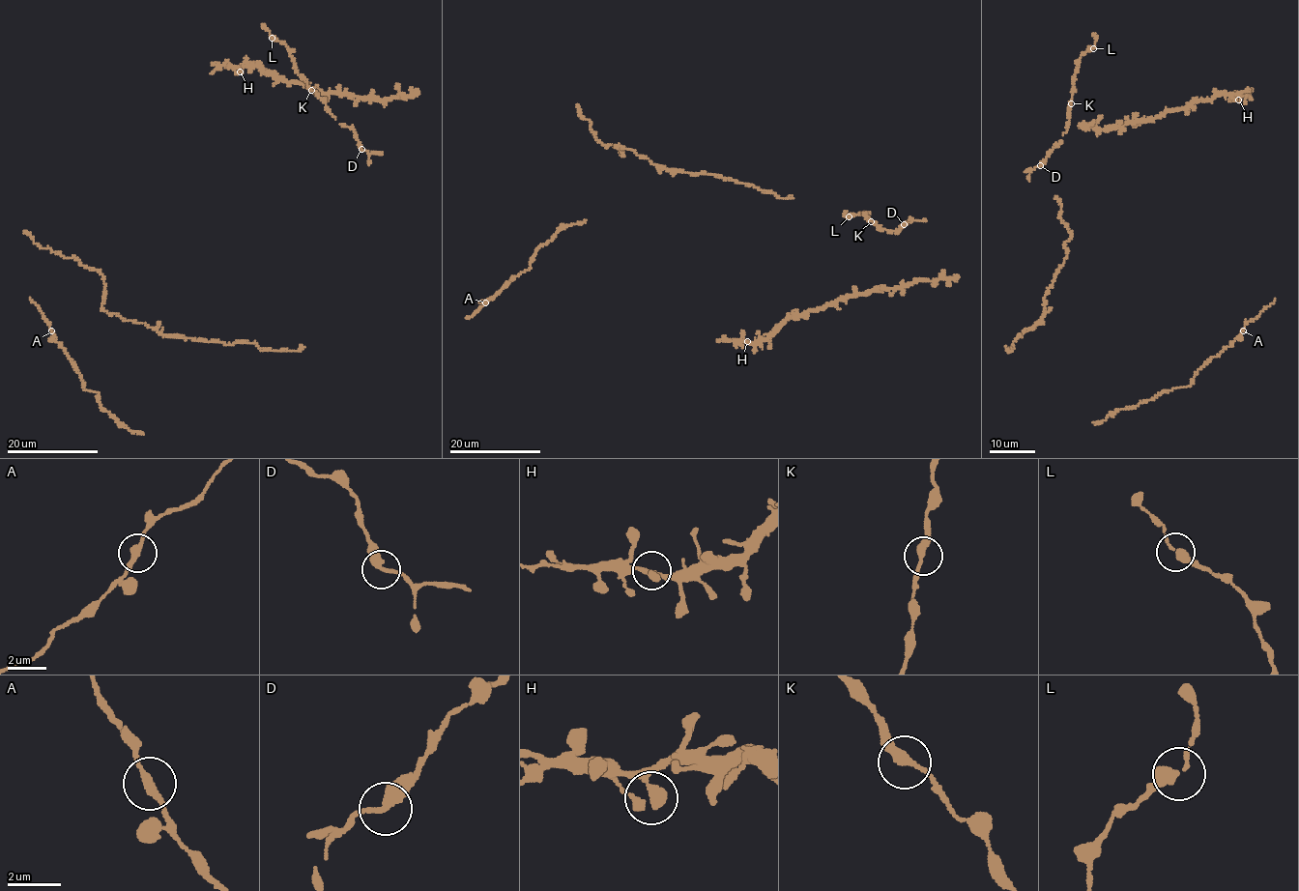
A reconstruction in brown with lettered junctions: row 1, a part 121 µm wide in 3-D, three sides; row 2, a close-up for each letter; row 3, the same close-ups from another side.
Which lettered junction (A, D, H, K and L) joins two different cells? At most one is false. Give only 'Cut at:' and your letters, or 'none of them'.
Cut at: none of them

